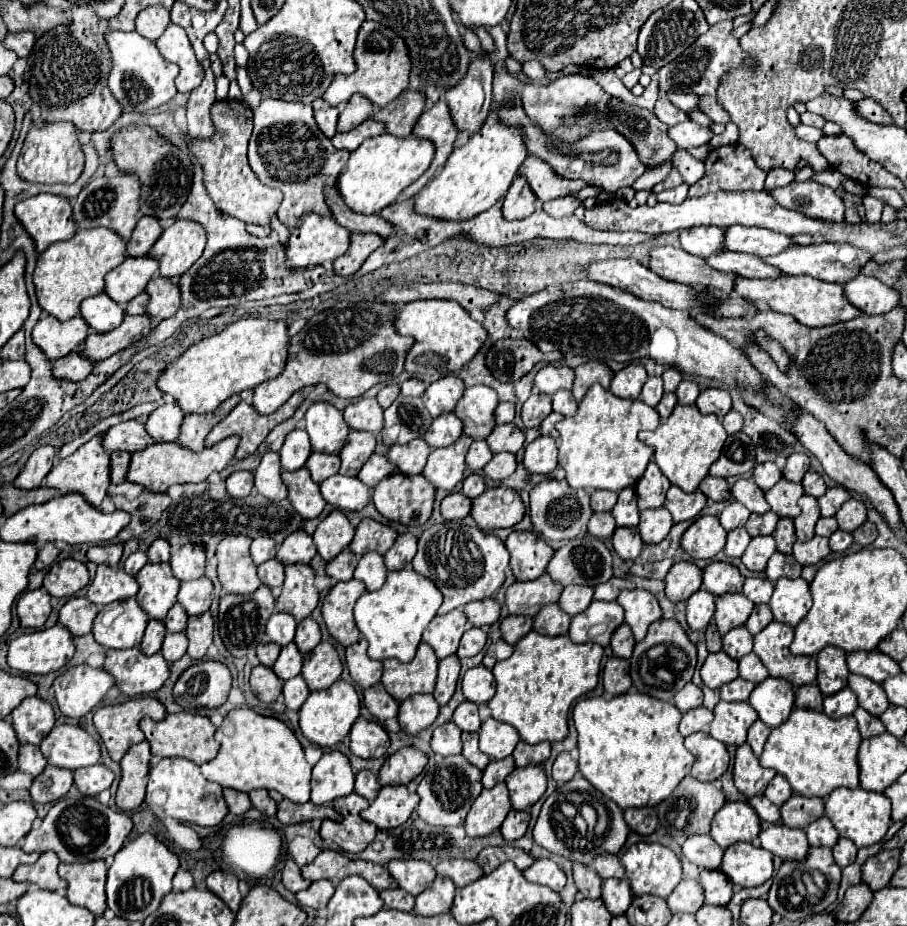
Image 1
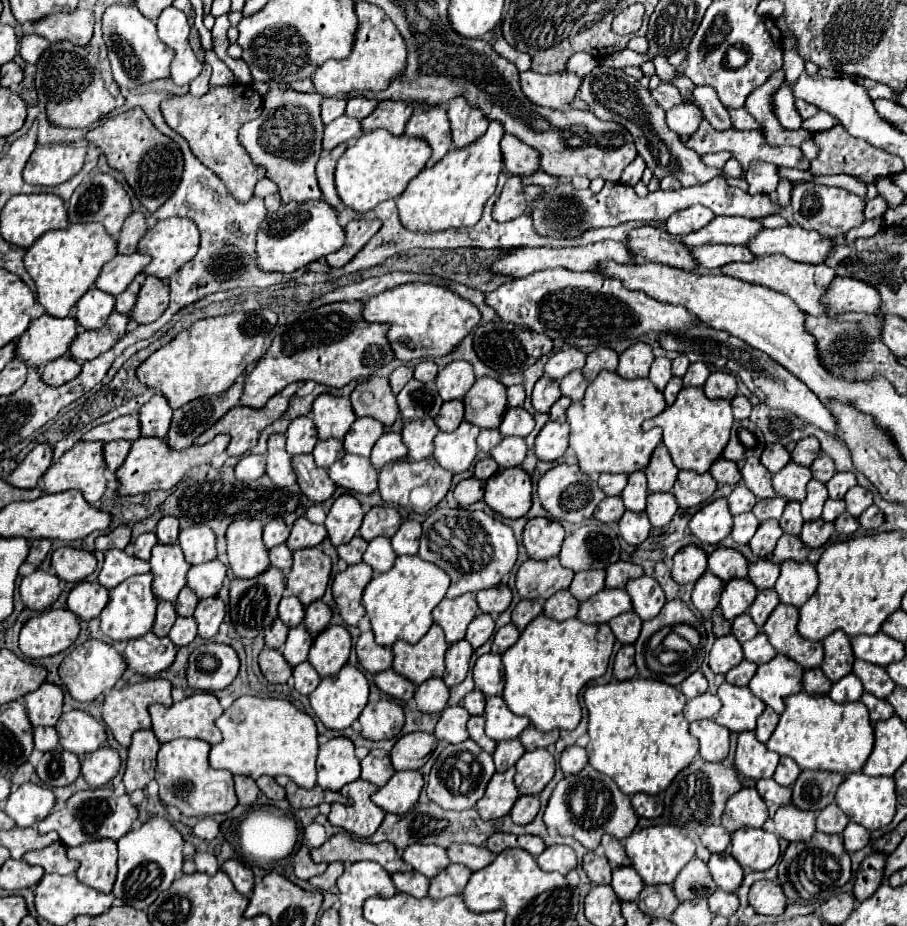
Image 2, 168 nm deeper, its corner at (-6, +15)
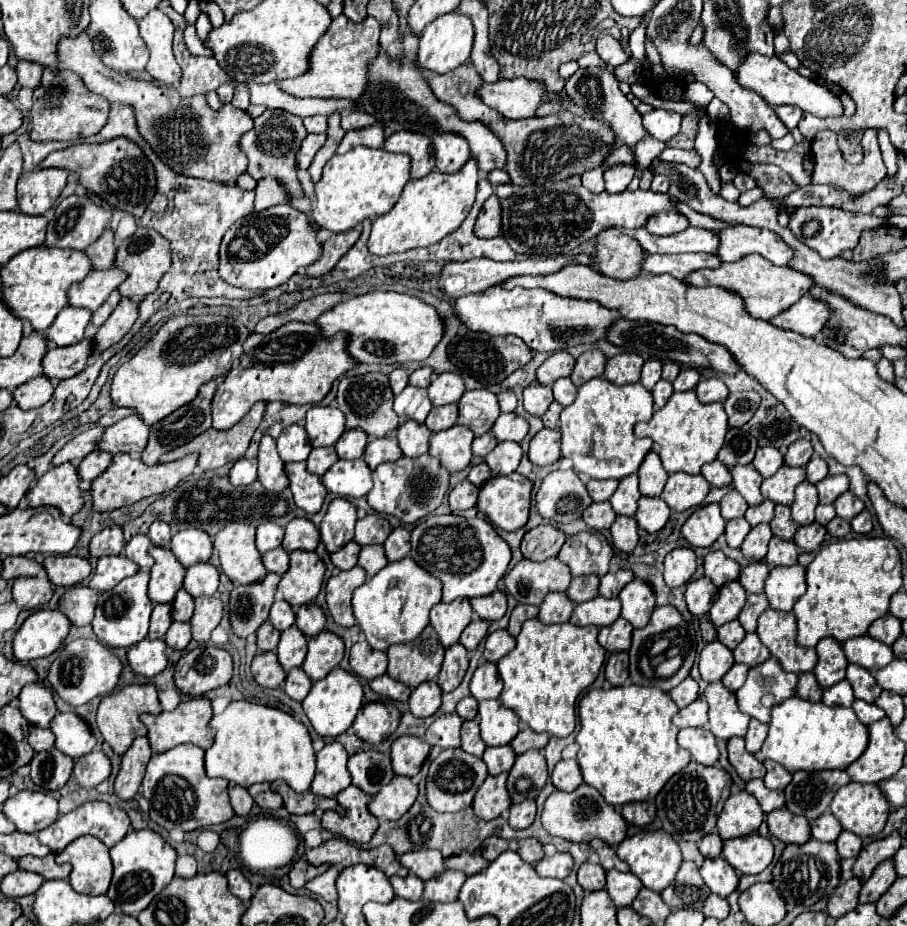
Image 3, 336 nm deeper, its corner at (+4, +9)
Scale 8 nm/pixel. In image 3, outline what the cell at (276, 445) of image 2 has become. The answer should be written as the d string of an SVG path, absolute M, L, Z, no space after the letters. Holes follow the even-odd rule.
M263 436L259 442L259 482L269 490L269 492L281 492L289 486L285 470L283 470L283 460L277 454L275 440L271 436Z

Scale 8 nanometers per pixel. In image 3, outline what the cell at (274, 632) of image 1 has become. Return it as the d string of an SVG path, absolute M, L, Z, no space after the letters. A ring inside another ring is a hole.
M277 600L271 606L271 614L269 614L269 622L279 630L285 632L287 628L291 628L295 624L295 612L293 608L285 602L285 600Z

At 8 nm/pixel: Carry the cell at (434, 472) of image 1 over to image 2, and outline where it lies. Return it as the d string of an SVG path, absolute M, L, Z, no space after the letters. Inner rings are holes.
M467 420L455 432L439 432L435 436L435 458L451 472L465 472L477 456L477 434L479 428Z

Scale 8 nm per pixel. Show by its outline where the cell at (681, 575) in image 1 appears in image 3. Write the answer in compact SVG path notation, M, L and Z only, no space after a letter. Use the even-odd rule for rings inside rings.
M675 548L665 556L663 578L671 588L679 588L689 582L695 572L695 552L691 548Z

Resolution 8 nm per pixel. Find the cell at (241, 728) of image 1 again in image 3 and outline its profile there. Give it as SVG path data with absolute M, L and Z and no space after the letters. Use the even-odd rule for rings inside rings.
M247 700L231 702L223 714L211 718L215 742L205 750L207 776L225 778L239 786L283 780L297 794L307 792L315 774L315 752L307 728L283 710L253 704Z

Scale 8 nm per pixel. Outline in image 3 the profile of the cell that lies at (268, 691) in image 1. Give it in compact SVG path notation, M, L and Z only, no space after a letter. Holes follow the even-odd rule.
M259 652L251 662L251 674L263 688L277 688L287 676L275 652Z

